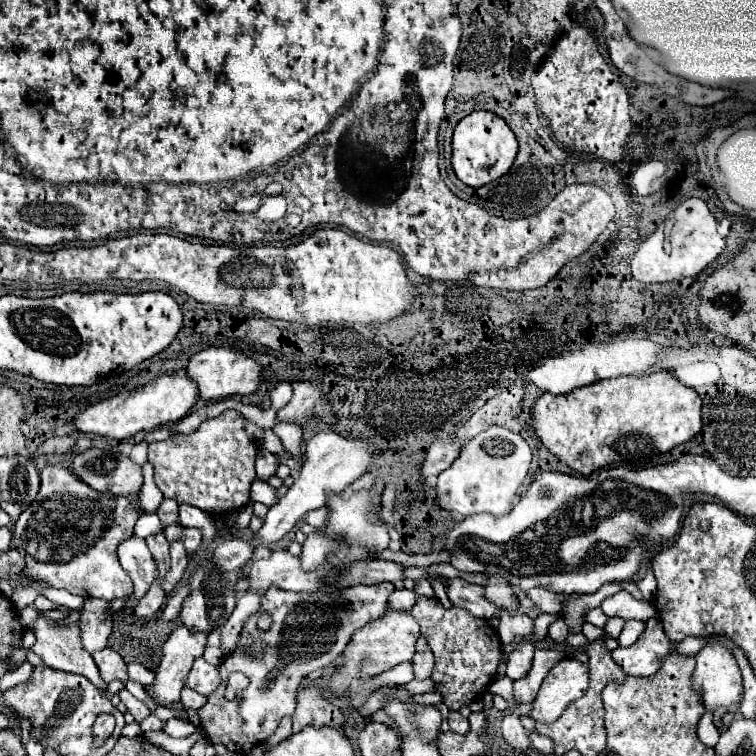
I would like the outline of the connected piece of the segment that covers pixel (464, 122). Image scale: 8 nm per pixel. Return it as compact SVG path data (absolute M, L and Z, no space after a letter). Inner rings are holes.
M475 111L463 117L453 133L453 171L469 187L483 187L505 175L517 155L517 139L509 125L489 111Z

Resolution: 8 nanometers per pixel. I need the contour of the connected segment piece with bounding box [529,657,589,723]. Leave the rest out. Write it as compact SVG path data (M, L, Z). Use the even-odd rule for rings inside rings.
M561 659L543 679L541 689L533 699L529 717L539 723L553 723L569 703L573 703L587 691L587 687L589 667L577 659Z

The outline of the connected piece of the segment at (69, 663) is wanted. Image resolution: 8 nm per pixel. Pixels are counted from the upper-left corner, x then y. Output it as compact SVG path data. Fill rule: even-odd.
M39 611L37 621L35 621L35 625L33 625L33 633L35 633L35 637L37 637L35 647L32 647L29 650L24 649L23 647L13 649L11 657L9 658L10 663L20 666L25 662L25 657L27 656L28 651L35 651L35 653L43 659L43 663L45 663L45 665L49 665L49 667L57 667L57 669L61 669L61 671L69 671L69 673L79 673L79 675L87 677L87 679L89 679L89 681L91 681L97 689L107 691L107 683L101 679L99 669L97 669L97 665L95 665L93 657L91 657L91 655L83 649L79 621L69 623L69 625L63 625L63 623L57 623L57 621L49 619L49 617L45 617L45 613L41 613L41 611Z

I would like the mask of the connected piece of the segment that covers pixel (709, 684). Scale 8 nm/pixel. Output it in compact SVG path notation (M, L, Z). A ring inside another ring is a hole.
M707 643L697 655L695 655L695 669L691 673L691 683L693 689L701 695L701 701L705 705L705 711L715 711L717 707L725 707L729 713L739 713L739 705L743 701L743 685L741 685L741 671L735 663L735 659L731 659L731 653L727 651L727 647L723 647L721 643Z

